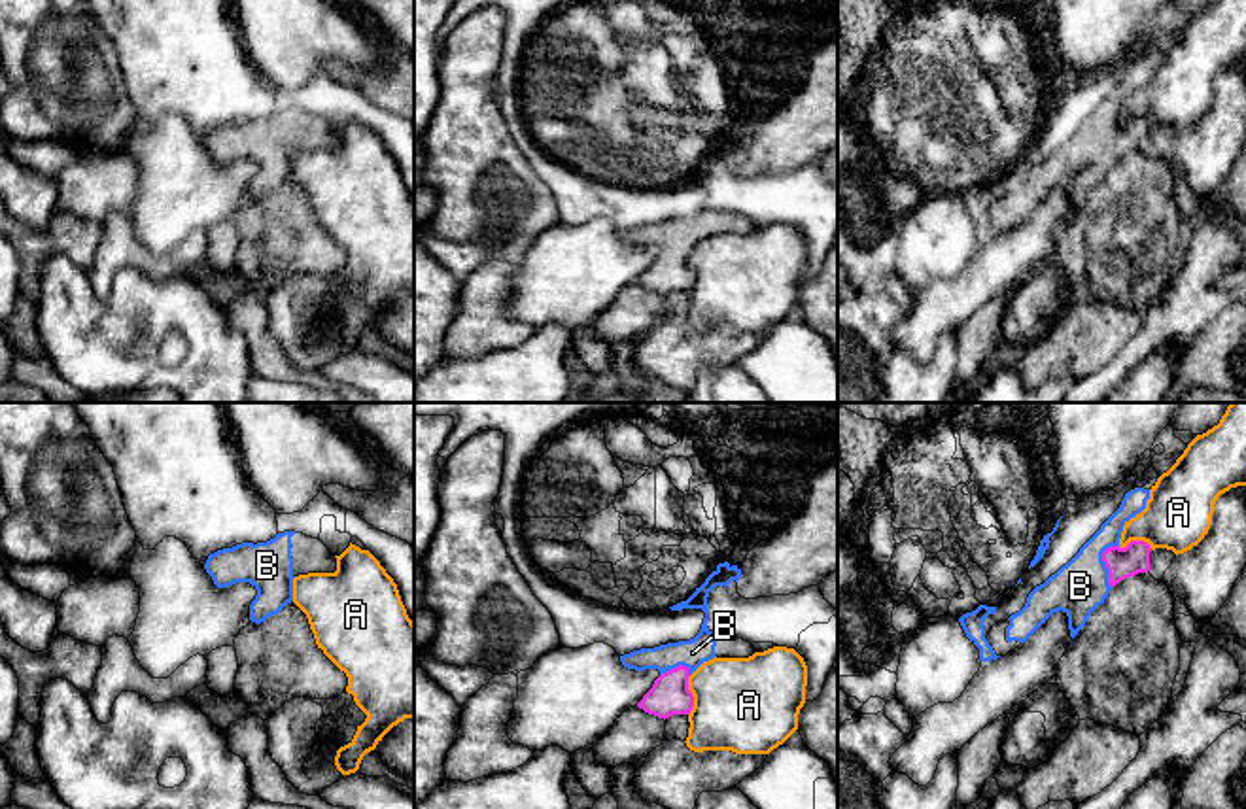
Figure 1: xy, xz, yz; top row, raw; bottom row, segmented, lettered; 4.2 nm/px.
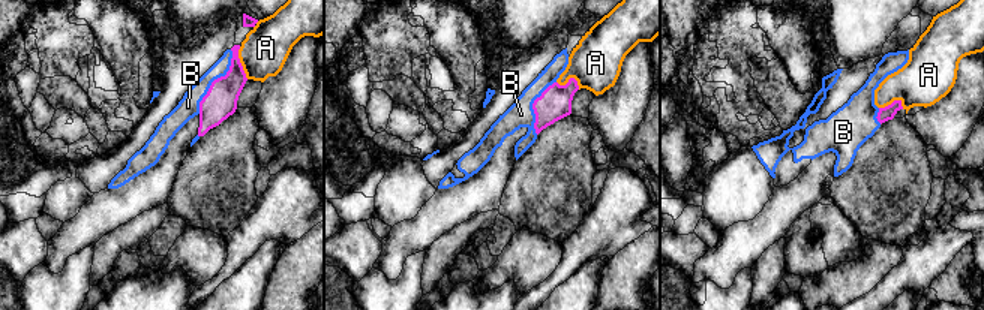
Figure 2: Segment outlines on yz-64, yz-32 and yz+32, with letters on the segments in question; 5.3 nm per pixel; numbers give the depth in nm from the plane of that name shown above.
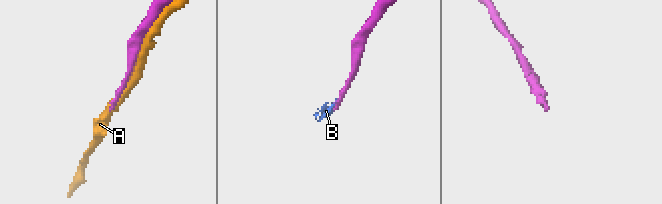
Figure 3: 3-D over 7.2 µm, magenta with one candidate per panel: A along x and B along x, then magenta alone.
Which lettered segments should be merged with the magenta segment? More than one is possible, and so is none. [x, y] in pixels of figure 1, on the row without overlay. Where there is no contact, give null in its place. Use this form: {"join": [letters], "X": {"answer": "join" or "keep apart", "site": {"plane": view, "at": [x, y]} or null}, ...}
{"join": ["B"], "A": {"answer": "keep apart", "site": {"plane": "xz", "at": [692, 273]}}, "B": {"answer": "join", "site": {"plane": "yz", "at": [1103, 137]}}}

